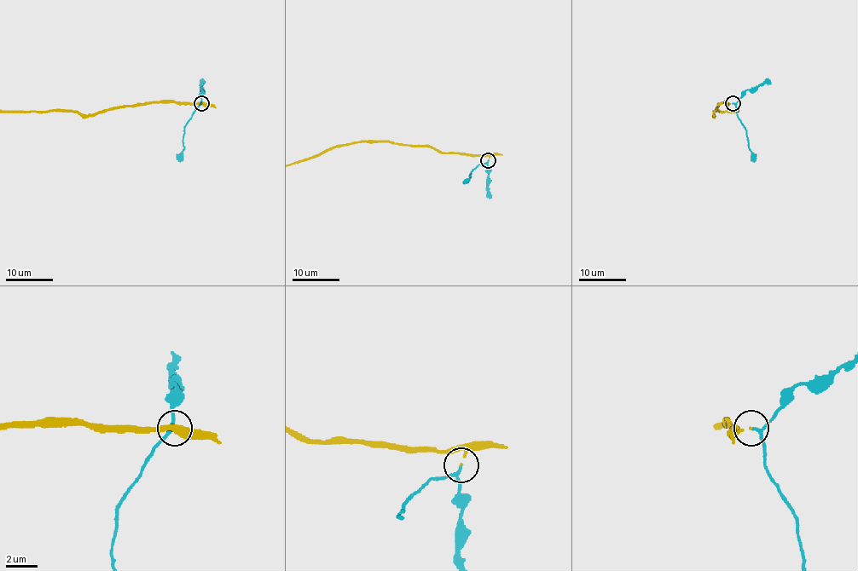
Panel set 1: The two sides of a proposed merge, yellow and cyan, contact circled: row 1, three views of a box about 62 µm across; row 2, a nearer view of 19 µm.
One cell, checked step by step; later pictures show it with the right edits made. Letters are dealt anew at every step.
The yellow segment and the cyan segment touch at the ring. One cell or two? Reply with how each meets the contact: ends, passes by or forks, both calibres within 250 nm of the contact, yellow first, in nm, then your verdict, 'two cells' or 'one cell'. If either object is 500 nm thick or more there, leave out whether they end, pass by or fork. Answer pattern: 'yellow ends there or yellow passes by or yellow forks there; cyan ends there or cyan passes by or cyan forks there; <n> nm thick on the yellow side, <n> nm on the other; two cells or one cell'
yellow ends there; cyan passes by; 110 nm thick on the yellow side, 140 nm on the other; one cell

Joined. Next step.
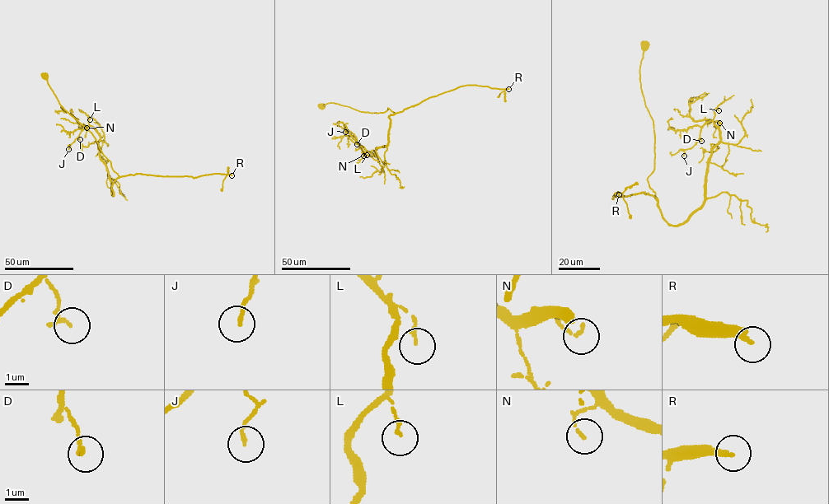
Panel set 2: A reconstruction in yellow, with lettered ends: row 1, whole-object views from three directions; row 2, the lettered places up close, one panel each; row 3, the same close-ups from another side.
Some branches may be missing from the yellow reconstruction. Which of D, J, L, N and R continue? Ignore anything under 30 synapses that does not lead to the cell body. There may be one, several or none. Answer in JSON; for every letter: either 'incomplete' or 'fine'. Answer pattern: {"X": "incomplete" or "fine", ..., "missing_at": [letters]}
{"D": "fine", "J": "fine", "L": "fine", "N": "fine", "R": "incomplete", "missing_at": ["R"]}

